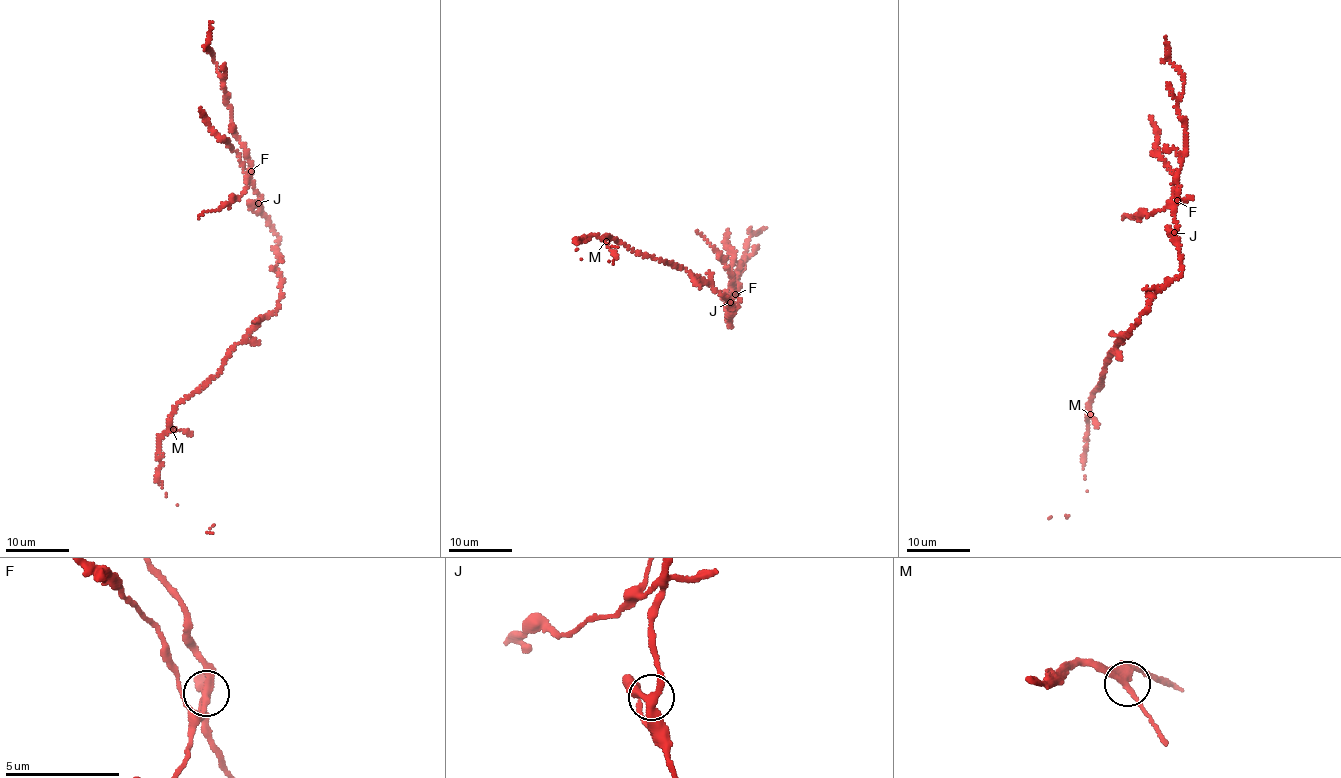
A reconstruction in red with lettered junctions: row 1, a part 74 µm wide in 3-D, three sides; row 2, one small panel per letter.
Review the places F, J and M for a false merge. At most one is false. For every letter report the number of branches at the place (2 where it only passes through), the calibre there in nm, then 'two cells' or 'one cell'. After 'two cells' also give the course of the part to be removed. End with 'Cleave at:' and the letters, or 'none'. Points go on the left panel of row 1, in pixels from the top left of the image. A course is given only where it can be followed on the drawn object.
F: 4 | 320 nm | two cells | (251, 172), (249, 176), (240, 154), (209, 125), (207, 115), (199, 109)
J: 3 | 320 nm | one cell
M: 3 | 320 nm | one cell
Cleave at: F

